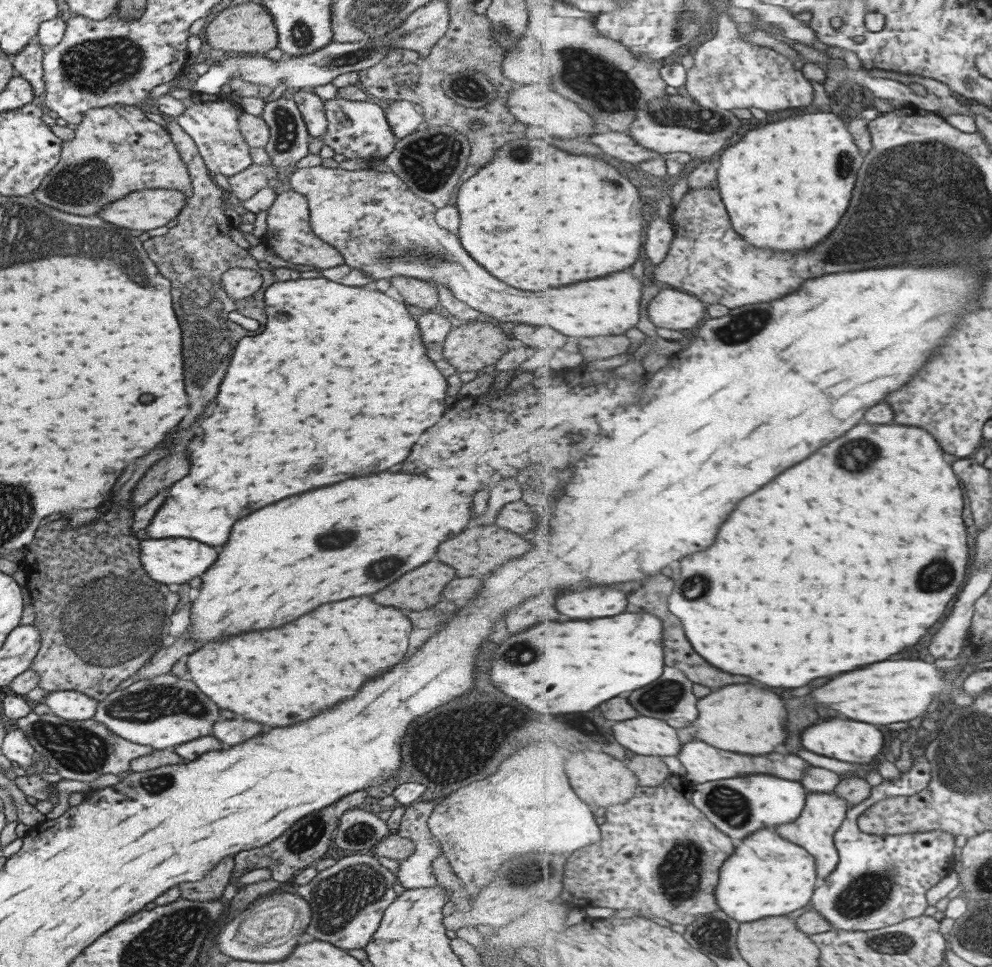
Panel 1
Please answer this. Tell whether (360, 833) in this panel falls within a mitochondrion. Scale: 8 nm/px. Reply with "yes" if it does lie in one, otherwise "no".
yes

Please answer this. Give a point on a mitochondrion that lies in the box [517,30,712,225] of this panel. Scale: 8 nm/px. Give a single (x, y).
(610, 89)

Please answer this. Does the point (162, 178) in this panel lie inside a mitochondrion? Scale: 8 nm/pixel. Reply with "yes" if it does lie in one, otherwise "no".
no

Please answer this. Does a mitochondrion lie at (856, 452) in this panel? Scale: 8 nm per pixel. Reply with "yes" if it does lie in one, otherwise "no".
yes

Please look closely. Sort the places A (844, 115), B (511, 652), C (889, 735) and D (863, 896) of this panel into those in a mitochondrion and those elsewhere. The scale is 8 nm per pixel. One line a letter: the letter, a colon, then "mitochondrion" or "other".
A: other
B: mitochondrion
C: other
D: mitochondrion

